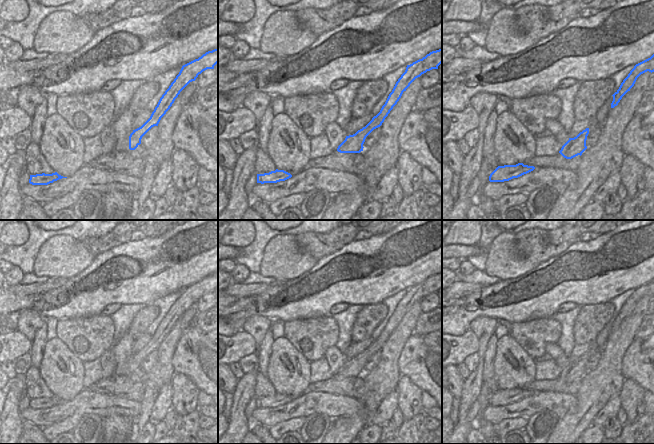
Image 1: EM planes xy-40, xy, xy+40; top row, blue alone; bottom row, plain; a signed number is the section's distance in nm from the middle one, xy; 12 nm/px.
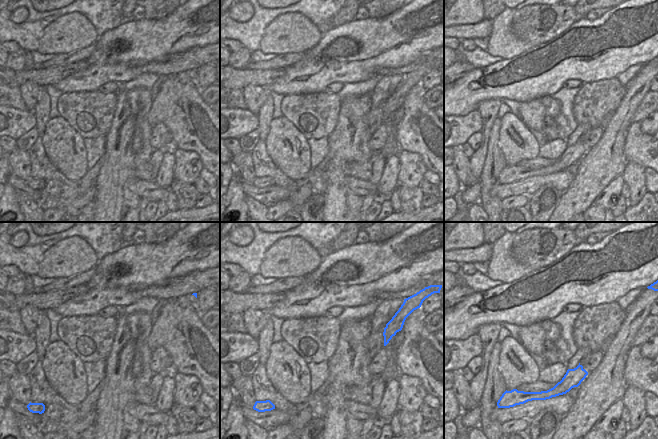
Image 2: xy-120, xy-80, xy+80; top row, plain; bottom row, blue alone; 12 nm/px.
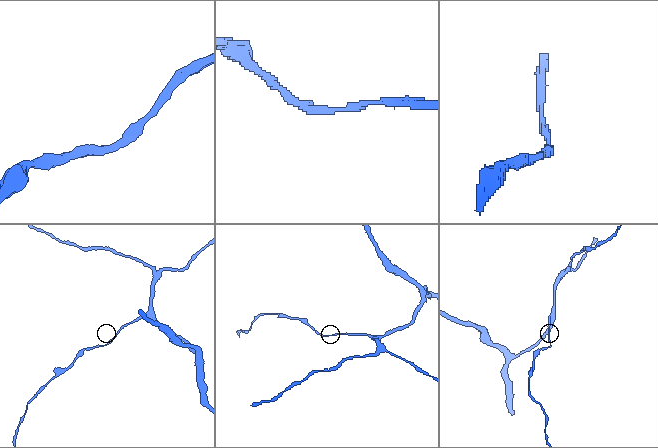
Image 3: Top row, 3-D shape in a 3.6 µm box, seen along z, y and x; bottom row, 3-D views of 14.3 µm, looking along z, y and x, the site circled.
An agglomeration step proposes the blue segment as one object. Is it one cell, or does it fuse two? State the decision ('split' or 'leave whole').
leave whole

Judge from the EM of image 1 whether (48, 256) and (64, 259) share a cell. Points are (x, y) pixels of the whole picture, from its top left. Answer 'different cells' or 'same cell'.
same cell

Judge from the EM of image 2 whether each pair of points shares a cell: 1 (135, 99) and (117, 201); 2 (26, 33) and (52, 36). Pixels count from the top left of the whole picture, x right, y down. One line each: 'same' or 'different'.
1: same
2: different

